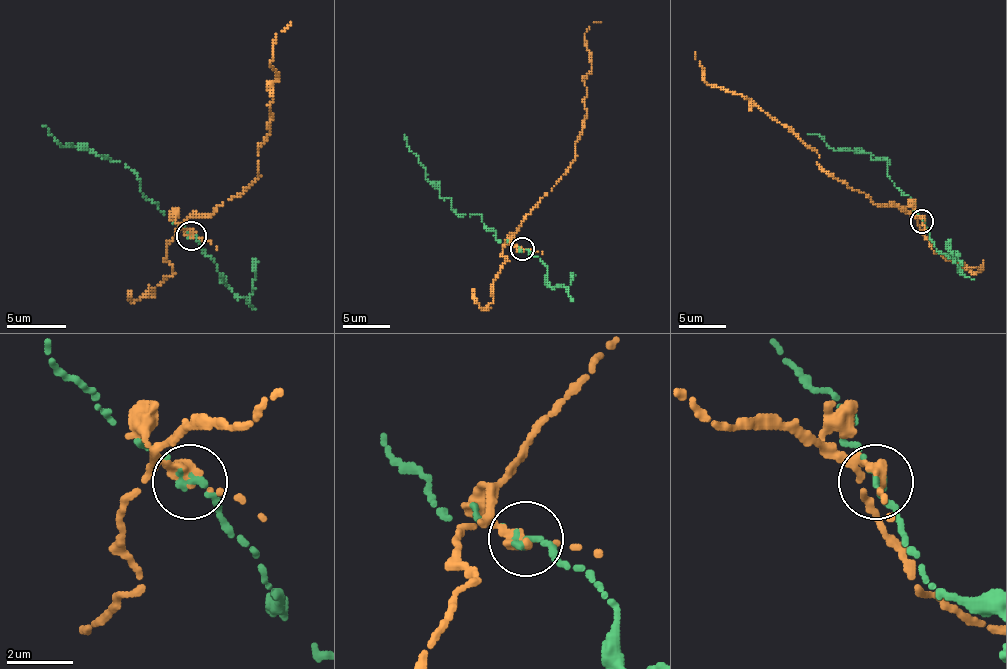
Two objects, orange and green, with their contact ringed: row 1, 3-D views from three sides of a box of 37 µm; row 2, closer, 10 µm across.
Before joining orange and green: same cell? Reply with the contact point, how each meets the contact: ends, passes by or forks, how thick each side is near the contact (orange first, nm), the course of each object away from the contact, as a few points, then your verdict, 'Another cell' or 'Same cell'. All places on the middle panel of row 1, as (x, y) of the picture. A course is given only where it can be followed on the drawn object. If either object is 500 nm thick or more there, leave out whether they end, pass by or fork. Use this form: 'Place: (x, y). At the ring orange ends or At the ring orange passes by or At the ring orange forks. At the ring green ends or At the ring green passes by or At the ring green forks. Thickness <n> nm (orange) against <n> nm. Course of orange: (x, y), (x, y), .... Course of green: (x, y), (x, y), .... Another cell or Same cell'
Place: (522, 249). At the ring orange ends. At the ring green ends. Thickness 400 nm (orange) against 320 nm. Course of orange: (521, 249), (512, 235), (575, 156), (587, 113), (584, 78), (591, 71), (584, 34), (601, 22). Course of green: (521, 249), (507, 240), (500, 242), (479, 214), (458, 214), (451, 200), (439, 195), (407, 144), (404, 134). Another cell

